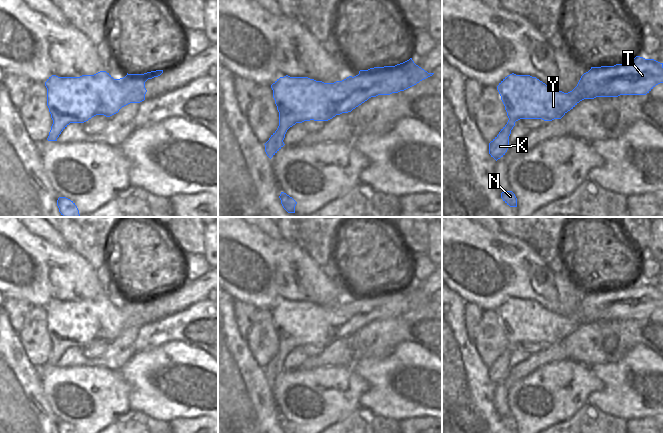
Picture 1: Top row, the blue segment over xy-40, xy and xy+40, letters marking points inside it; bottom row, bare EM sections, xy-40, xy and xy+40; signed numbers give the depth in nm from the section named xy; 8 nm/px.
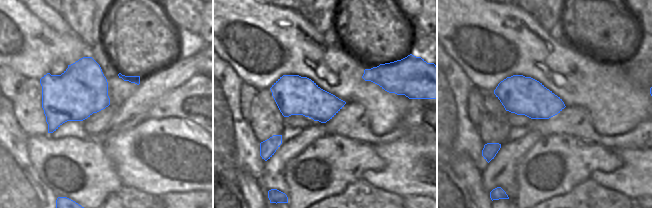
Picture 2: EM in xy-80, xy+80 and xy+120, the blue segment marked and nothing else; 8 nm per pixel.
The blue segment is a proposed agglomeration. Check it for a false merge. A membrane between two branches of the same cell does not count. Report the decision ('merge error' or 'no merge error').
no merge error

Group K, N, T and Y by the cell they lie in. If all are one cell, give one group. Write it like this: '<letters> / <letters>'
K N T Y

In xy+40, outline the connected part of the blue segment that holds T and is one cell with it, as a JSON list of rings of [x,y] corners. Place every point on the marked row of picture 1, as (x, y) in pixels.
[[[640,56],[614,66],[591,67],[588,72],[581,76],[577,86],[568,93],[558,91],[536,77],[512,73],[497,86],[509,120],[489,143],[489,154],[496,161],[505,155],[509,148],[511,130],[515,126],[515,122],[520,119],[542,119],[544,121],[561,119],[584,99],[618,97],[620,95],[646,95],[660,83],[663,83],[663,63]]]

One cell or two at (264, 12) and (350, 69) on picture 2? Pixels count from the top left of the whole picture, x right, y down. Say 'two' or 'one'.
one

